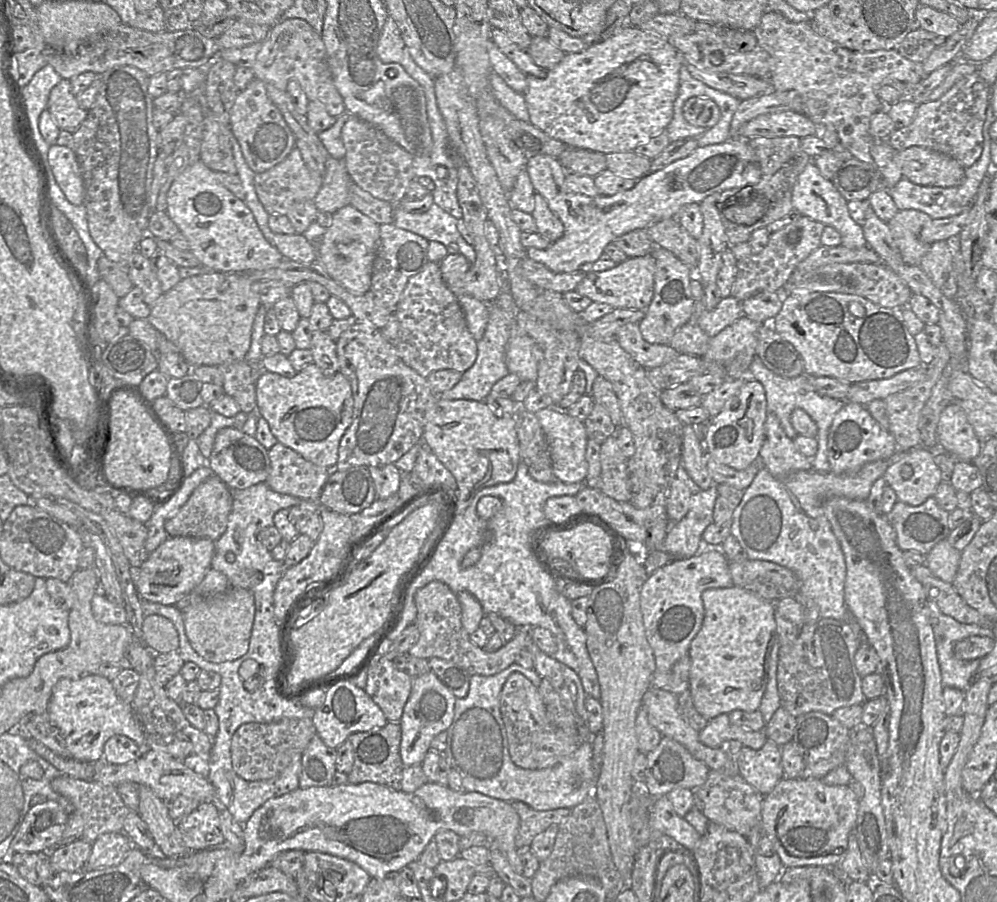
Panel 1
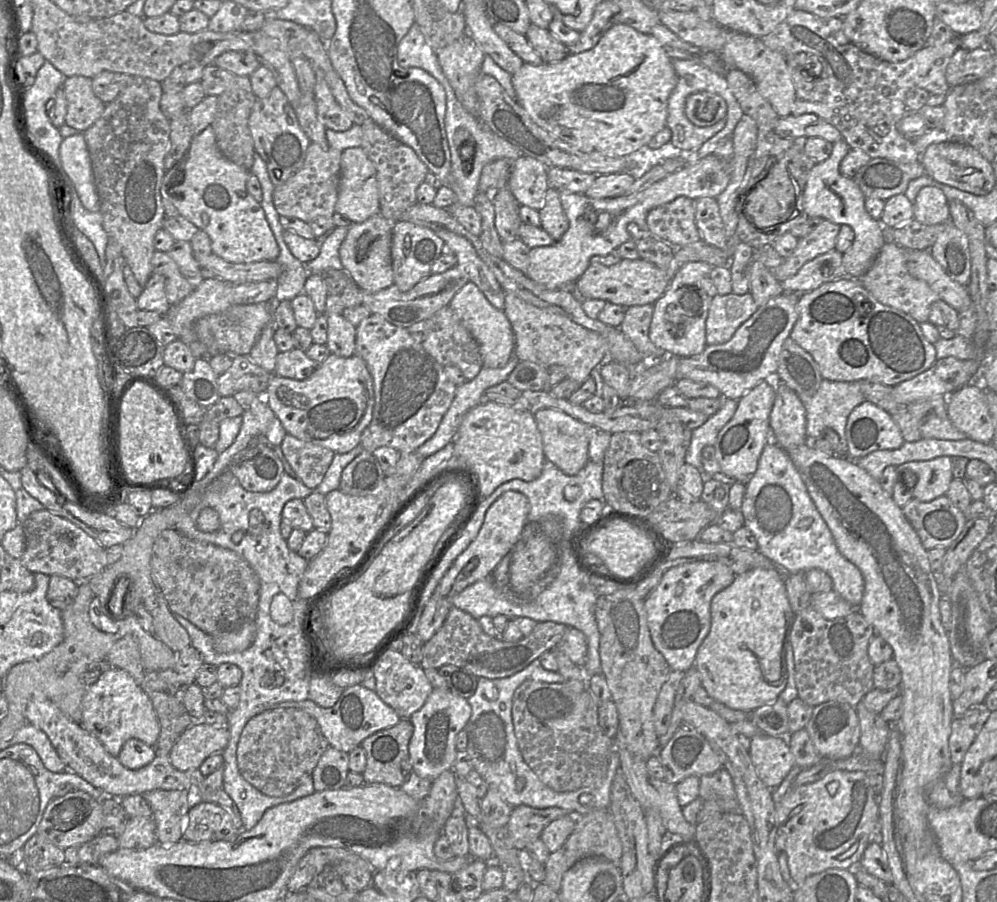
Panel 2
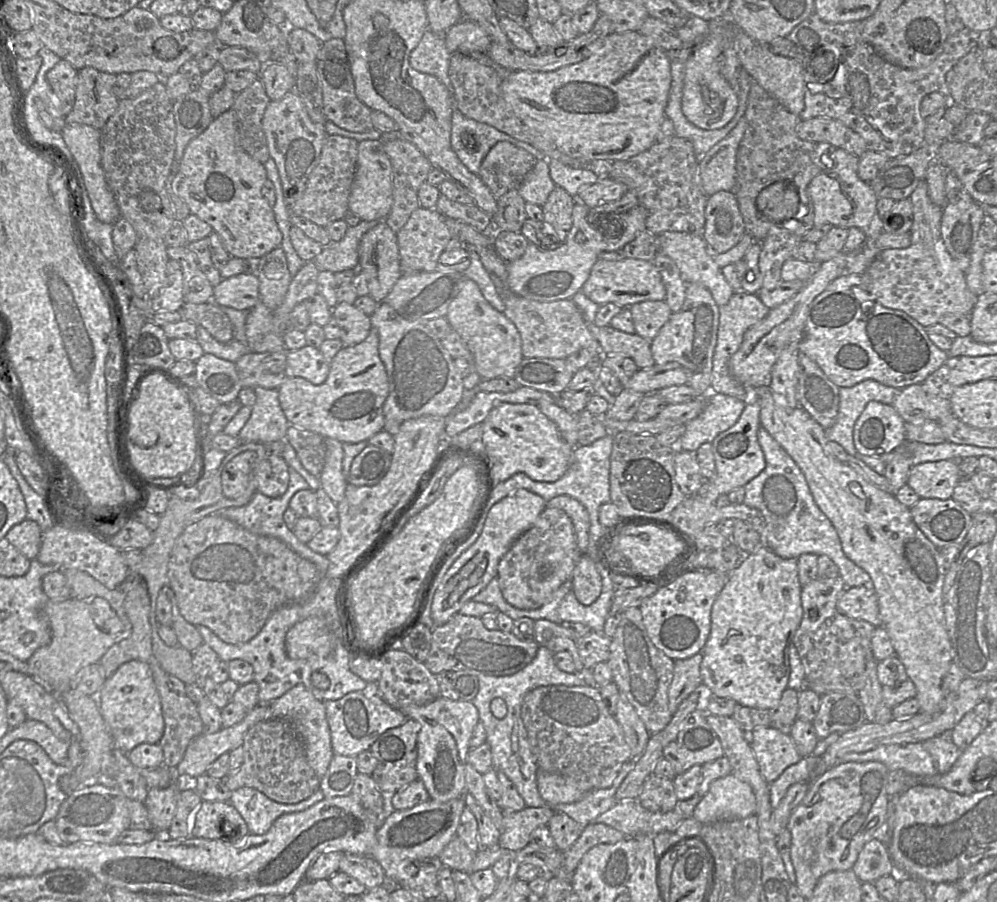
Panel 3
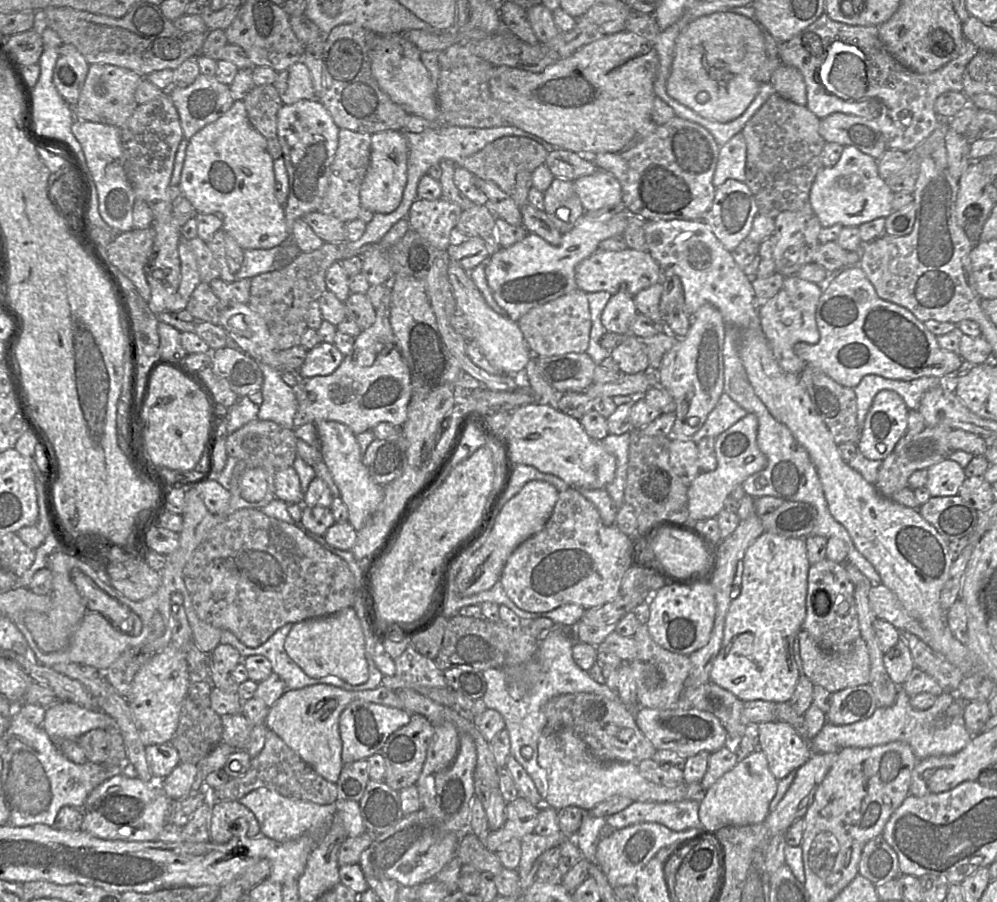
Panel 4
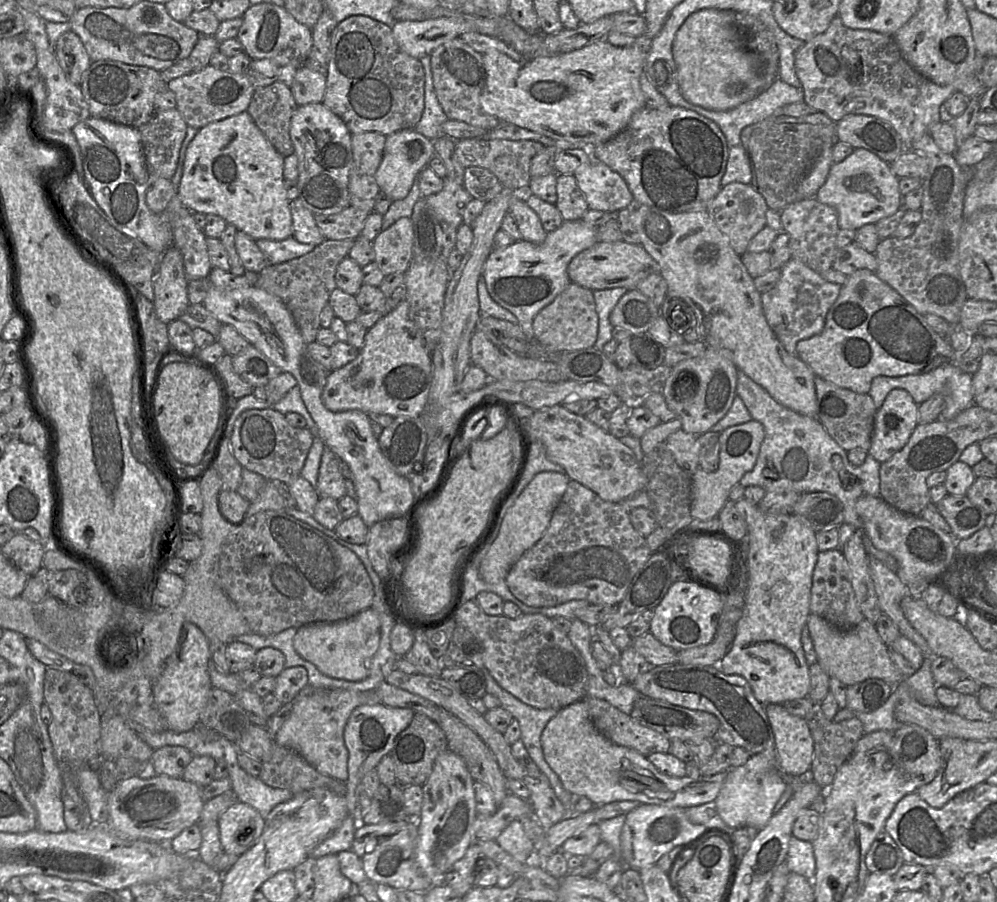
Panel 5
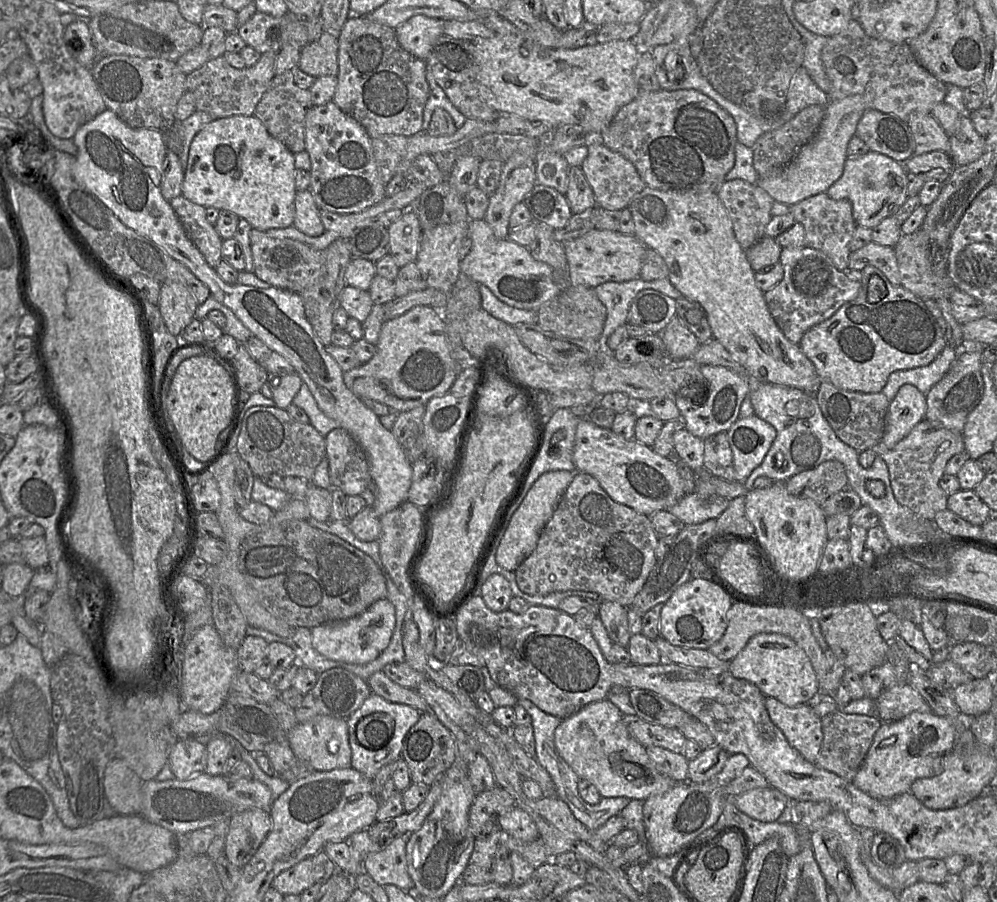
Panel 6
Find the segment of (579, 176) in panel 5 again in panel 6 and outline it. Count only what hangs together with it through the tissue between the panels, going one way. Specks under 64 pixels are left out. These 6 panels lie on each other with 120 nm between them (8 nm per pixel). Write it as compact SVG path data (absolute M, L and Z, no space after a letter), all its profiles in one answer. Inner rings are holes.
M599 140L590 141L588 155L582 163L581 169L593 190L596 204L600 209L623 210L629 205L632 198L646 187L635 166Z

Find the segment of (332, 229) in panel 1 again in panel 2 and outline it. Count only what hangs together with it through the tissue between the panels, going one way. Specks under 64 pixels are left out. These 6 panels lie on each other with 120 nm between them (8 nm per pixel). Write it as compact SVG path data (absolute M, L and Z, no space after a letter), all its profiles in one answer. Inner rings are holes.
M381 214L371 216L362 223L352 223L343 240L339 255L344 269L350 279L361 289L367 292L378 292L393 284L391 243L392 225Z

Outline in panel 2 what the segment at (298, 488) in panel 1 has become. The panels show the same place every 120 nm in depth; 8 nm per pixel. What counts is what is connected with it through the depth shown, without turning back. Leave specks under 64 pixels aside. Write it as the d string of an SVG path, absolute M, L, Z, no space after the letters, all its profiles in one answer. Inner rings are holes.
M286 434L280 448L299 480L315 489L322 482L335 453L329 448Z

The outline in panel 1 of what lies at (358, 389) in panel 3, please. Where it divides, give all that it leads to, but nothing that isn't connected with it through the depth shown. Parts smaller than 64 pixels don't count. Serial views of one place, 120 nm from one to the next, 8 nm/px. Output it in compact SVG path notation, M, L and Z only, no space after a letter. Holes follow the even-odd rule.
M314 362L292 378L266 371L255 381L256 404L277 441L323 467L337 463L340 440L353 419L349 380L340 372L325 374Z

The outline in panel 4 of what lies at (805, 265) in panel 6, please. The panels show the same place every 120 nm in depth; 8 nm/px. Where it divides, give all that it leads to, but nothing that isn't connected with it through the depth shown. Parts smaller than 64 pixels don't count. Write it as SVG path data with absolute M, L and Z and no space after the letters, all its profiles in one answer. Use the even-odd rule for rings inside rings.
M797 275L786 276L779 292L771 299L760 302L758 306L762 332L770 344L776 362L787 373L800 375L806 366L806 363L795 354L794 345L797 342L816 344L820 339L816 308L823 287L801 279Z

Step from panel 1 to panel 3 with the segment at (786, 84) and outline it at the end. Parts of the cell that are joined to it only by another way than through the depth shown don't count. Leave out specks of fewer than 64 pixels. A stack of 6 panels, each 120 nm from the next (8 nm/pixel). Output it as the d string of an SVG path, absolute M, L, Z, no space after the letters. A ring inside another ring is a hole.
M814 13L787 36L774 39L768 45L773 53L796 59L802 66L804 109L799 114L801 120L822 116L836 119L858 133L866 142L867 150L895 158L910 154L923 144L926 120L920 111L922 99L935 91L950 97L946 73L968 52L979 47L979 41L978 32L964 28L947 38L942 52L929 65L914 69L903 68L885 60L865 41L861 21L827 23Z

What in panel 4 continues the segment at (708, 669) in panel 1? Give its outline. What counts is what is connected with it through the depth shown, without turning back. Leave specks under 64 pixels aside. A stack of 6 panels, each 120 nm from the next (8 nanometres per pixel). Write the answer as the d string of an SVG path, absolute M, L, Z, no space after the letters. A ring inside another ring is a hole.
M764 531L745 552L740 584L732 592L720 651L710 671L710 681L733 693L741 701L788 702L799 680L794 659L794 639L806 616L807 578L810 563L805 538L785 537Z

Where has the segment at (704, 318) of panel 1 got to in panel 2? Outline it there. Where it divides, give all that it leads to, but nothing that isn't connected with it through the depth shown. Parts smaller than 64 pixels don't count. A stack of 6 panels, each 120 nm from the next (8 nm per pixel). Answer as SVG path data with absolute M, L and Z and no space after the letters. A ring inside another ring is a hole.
M750 293L714 296L706 319L706 344L715 345L729 341L758 308Z

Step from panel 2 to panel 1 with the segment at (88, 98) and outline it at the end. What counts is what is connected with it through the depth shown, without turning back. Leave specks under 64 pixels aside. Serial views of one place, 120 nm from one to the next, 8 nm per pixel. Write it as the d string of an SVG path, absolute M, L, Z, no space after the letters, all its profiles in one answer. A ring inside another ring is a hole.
M62 79L52 88L46 109L57 127L71 134L78 130L87 116L87 110L79 106L68 79Z

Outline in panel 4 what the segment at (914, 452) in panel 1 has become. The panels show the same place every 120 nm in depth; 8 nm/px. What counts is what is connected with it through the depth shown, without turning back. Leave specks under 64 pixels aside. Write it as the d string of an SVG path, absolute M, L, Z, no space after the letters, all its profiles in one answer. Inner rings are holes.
M949 458L930 466L927 471L925 487L929 490L931 497L957 495L960 486L967 478L964 467Z

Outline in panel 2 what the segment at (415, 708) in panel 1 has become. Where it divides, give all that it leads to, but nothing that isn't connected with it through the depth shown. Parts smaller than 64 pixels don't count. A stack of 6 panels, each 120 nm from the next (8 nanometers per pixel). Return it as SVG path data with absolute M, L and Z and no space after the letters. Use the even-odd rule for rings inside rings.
M433 689L421 709L411 715L414 732L409 743L409 755L413 771L422 778L433 782L442 772L452 769L458 750L456 737L471 716L467 699L451 691Z

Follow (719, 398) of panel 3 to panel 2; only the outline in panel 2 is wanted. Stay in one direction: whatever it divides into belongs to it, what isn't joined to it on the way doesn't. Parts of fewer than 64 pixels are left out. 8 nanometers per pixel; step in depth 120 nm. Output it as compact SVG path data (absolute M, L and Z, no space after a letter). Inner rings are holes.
M723 398L722 406L698 428L691 430L689 446L685 463L702 470L702 450L706 446L713 446L718 433L732 419L738 406L737 400Z

